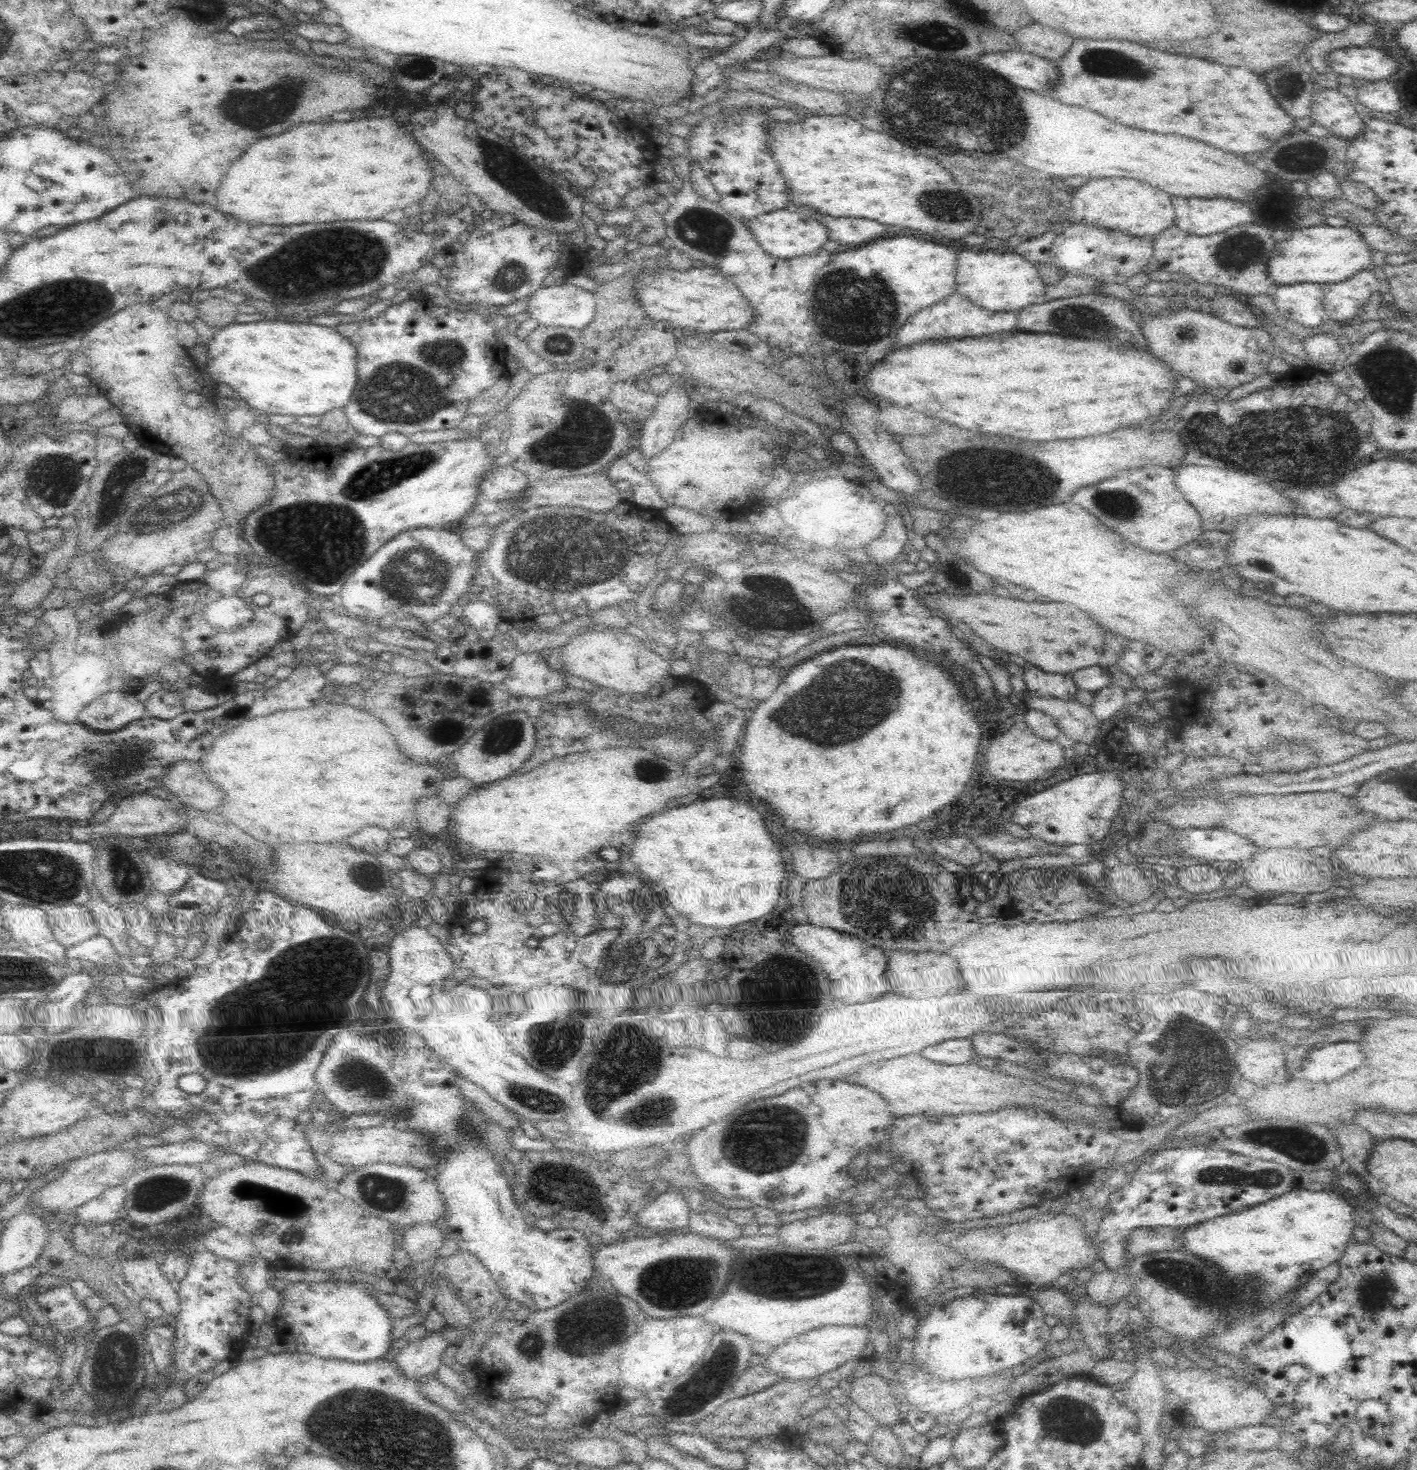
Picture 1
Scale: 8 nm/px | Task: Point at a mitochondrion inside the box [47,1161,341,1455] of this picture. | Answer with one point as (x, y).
(113, 1370)

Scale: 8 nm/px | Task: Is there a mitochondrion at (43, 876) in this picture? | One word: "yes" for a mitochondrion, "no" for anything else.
yes

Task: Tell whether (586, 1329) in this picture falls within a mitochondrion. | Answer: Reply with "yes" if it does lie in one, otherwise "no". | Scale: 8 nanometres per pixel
yes

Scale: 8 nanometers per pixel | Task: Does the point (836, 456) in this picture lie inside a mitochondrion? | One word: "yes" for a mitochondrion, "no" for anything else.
no

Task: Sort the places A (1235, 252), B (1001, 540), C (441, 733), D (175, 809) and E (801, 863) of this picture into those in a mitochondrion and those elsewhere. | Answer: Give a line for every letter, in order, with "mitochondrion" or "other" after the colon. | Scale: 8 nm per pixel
A: mitochondrion
B: other
C: mitochondrion
D: other
E: other

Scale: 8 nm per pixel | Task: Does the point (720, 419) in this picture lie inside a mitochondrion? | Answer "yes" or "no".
no

